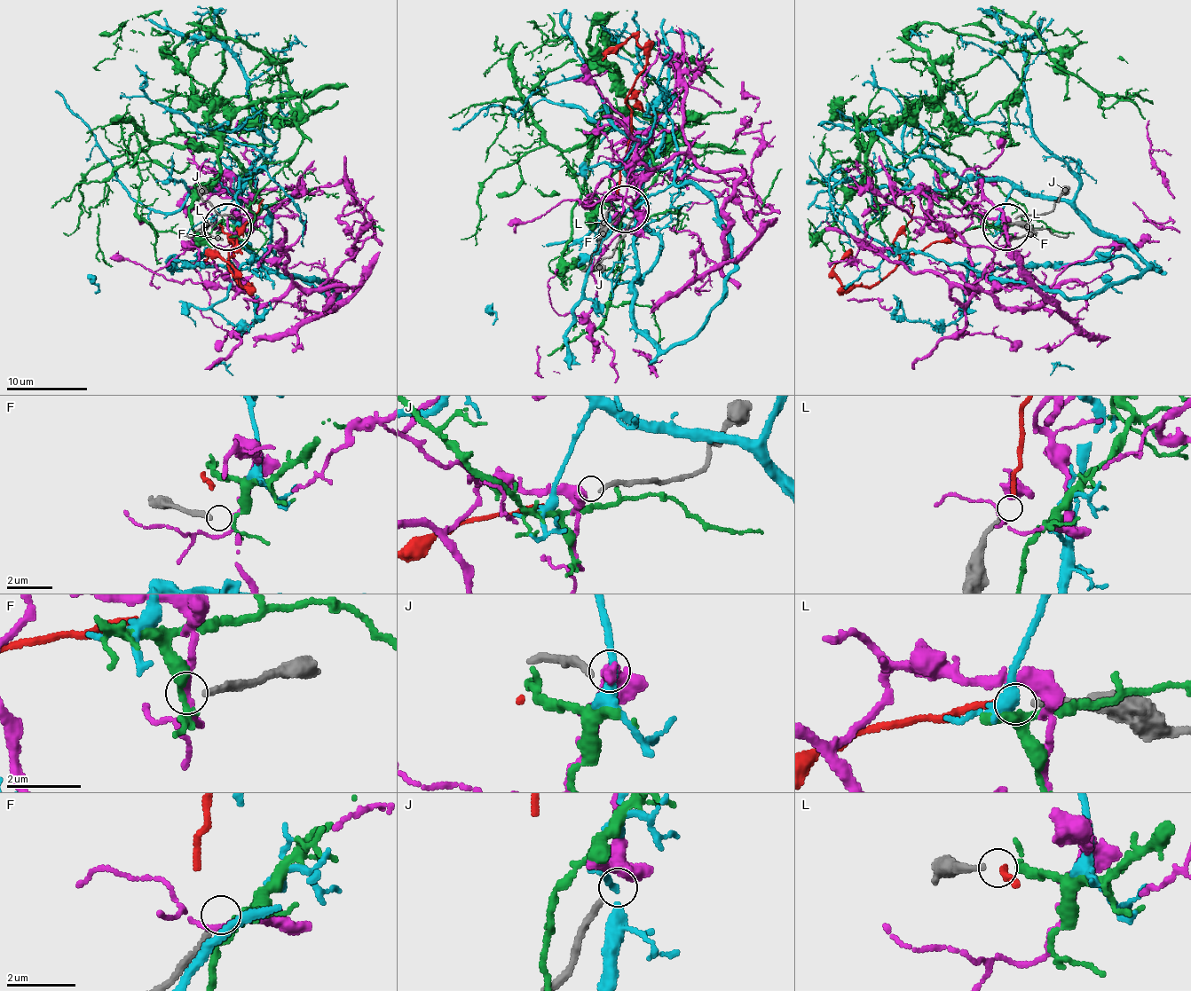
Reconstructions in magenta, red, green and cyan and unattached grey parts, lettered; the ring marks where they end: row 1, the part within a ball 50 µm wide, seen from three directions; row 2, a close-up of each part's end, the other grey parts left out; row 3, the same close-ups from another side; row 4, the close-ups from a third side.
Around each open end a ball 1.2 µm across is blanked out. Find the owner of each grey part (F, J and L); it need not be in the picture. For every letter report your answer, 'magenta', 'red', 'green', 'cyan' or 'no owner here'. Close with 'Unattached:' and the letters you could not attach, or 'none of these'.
F: no owner here
J: magenta
L: red
Unattached: F

